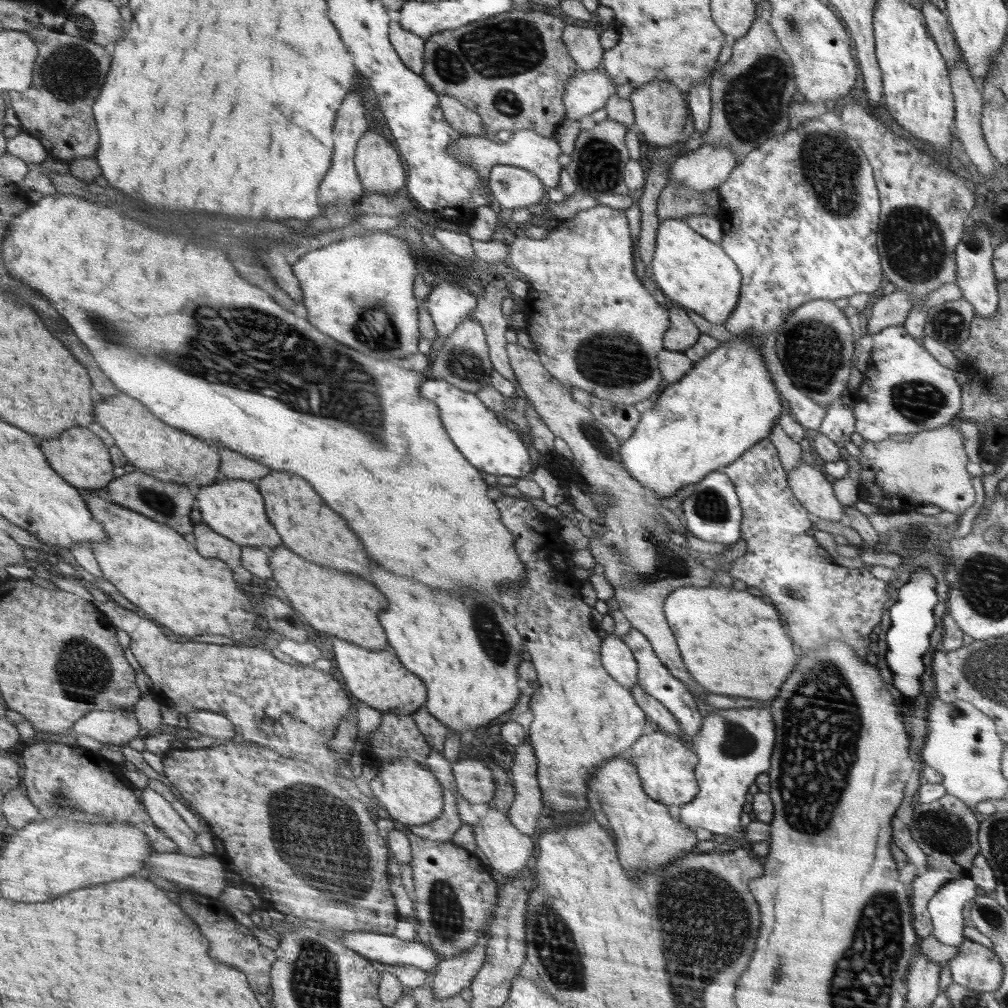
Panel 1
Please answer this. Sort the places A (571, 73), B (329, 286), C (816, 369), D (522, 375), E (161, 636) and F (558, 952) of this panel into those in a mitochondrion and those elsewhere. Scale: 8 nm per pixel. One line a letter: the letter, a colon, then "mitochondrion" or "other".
A: other
B: other
C: mitochondrion
D: other
E: other
F: mitochondrion

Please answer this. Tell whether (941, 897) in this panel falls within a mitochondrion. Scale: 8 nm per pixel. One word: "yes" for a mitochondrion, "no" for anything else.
no

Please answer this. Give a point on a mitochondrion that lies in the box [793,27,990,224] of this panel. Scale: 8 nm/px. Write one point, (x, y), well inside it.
(831, 167)

